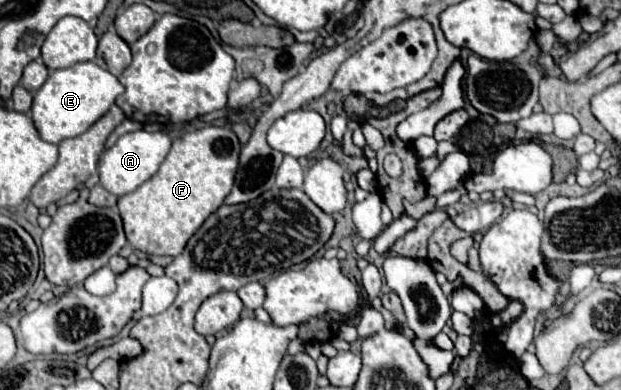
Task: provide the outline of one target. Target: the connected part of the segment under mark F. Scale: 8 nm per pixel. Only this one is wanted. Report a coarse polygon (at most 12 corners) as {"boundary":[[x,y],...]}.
{"boundary":[[229,127],[177,137],[117,205],[129,243],[181,255],[229,195]]}

